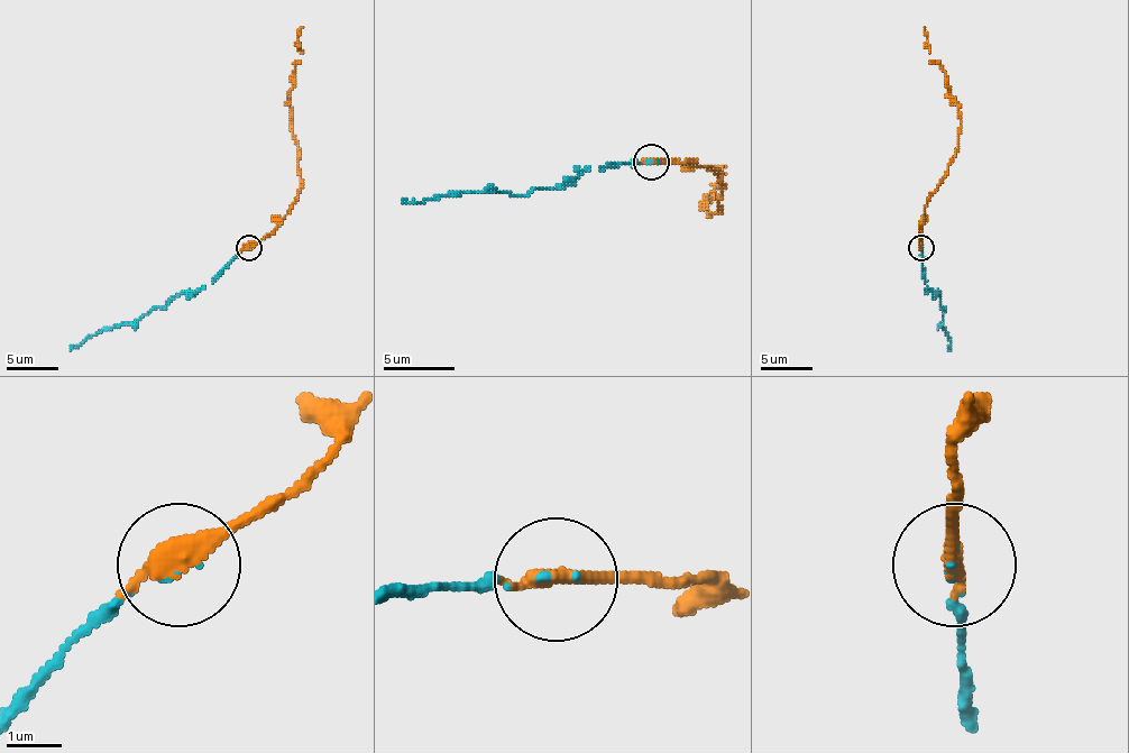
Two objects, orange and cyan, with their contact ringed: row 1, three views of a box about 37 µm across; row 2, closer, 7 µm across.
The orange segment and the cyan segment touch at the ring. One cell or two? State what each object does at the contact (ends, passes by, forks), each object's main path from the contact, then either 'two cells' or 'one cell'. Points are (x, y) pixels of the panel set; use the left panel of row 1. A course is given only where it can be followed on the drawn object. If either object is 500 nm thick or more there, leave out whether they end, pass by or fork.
orange passes by | cyan ends | orange via (248, 247), (264, 239), (290, 208), (300, 187), (290, 94), (293, 71), (300, 61), (297, 33), (303, 27) | cyan via (248, 249), (212, 283), (132, 322), (99, 330), (70, 350) | one cell

